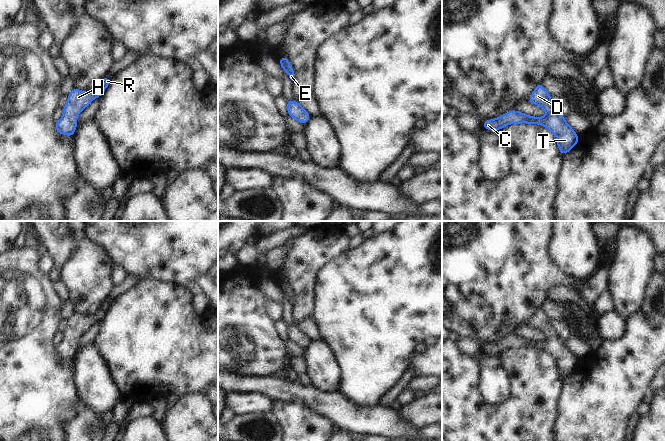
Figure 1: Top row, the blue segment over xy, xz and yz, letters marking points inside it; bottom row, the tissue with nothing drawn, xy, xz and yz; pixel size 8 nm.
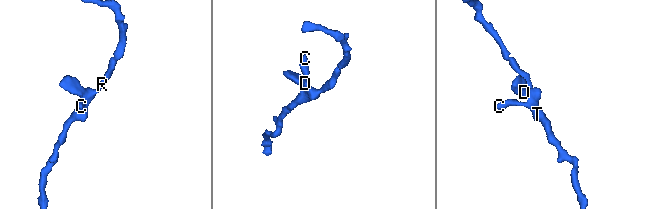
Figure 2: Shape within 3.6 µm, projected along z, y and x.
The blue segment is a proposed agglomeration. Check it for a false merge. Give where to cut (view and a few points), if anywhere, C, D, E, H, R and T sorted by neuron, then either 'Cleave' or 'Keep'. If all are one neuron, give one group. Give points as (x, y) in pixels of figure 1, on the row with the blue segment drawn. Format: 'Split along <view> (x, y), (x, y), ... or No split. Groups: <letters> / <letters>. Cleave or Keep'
No split. Groups: C D E H R T. Keep

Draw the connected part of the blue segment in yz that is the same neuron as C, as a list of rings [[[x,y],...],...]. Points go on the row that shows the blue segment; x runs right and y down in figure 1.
[[[543,84],[536,85],[528,102],[540,106],[547,115],[536,117],[517,110],[511,110],[497,118],[484,121],[482,123],[484,129],[488,131],[501,130],[510,124],[538,124],[546,127],[555,135],[557,147],[563,156],[577,145],[579,136],[566,122],[565,117],[558,110],[557,106],[551,101],[551,95]]]

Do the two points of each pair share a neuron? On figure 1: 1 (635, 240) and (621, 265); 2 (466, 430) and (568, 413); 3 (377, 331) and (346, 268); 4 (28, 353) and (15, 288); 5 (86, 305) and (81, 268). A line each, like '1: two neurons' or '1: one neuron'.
1: one neuron
2: two neurons
3: one neuron
4: one neuron
5: one neuron

